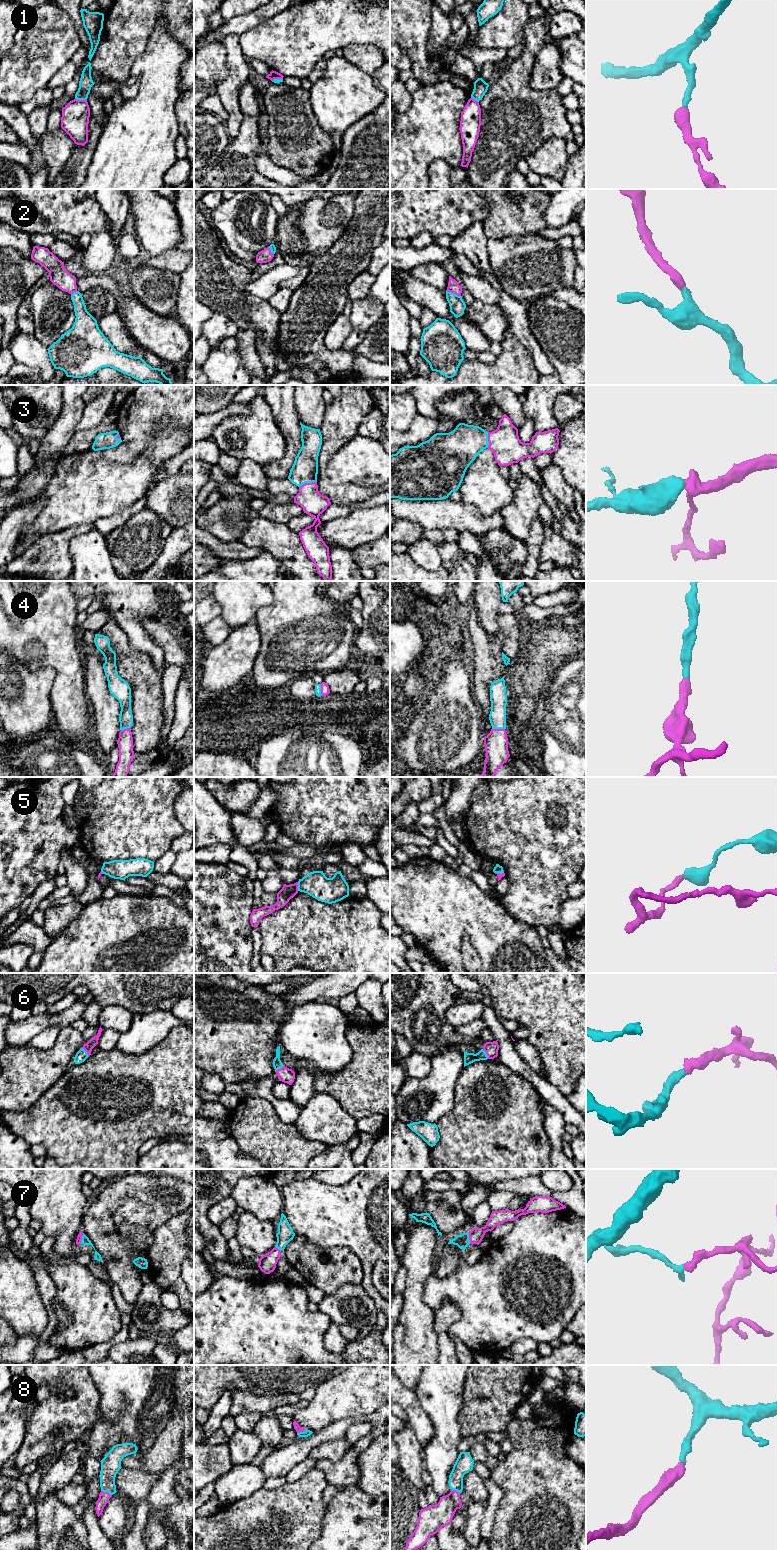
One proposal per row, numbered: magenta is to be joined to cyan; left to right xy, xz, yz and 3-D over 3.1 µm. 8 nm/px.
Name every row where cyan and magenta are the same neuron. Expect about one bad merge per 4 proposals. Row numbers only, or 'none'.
2, 3, 4, 6, 7, 8

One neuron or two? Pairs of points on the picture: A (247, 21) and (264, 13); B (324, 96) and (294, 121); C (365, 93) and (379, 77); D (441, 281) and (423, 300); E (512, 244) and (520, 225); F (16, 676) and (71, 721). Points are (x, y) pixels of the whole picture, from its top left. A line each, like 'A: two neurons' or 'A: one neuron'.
A: one neuron
B: two neurons
C: two neurons
D: two neurons
E: two neurons
F: two neurons

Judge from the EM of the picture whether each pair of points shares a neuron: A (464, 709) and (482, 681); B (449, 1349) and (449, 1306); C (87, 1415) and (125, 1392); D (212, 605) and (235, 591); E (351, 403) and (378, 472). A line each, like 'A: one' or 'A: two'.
A: two
B: one
C: two
D: two
E: two

